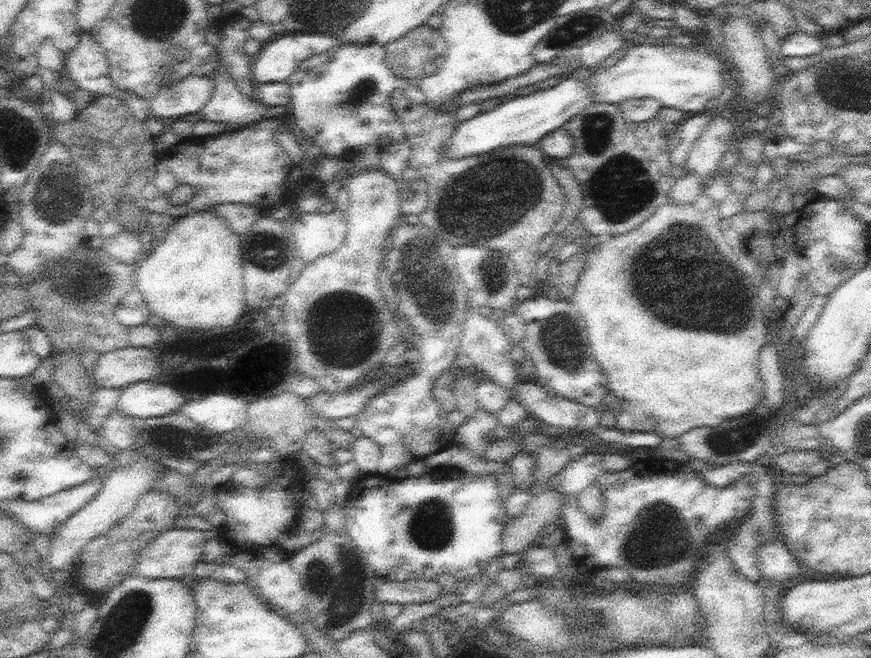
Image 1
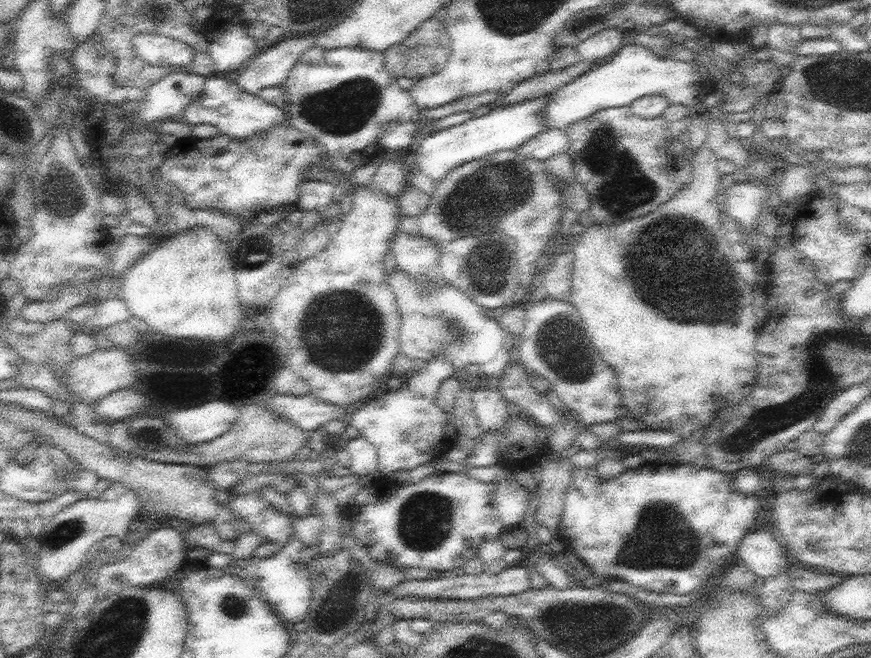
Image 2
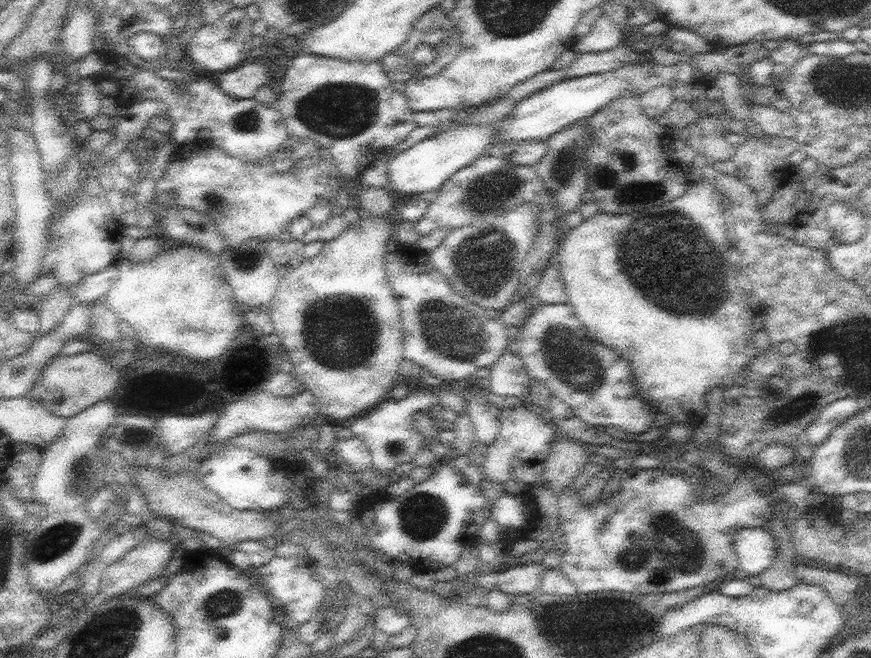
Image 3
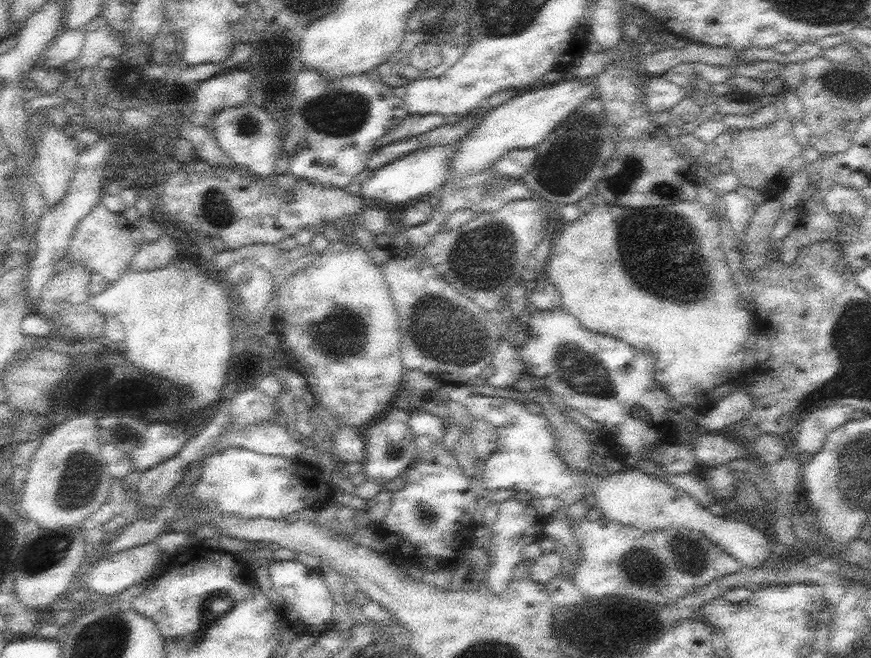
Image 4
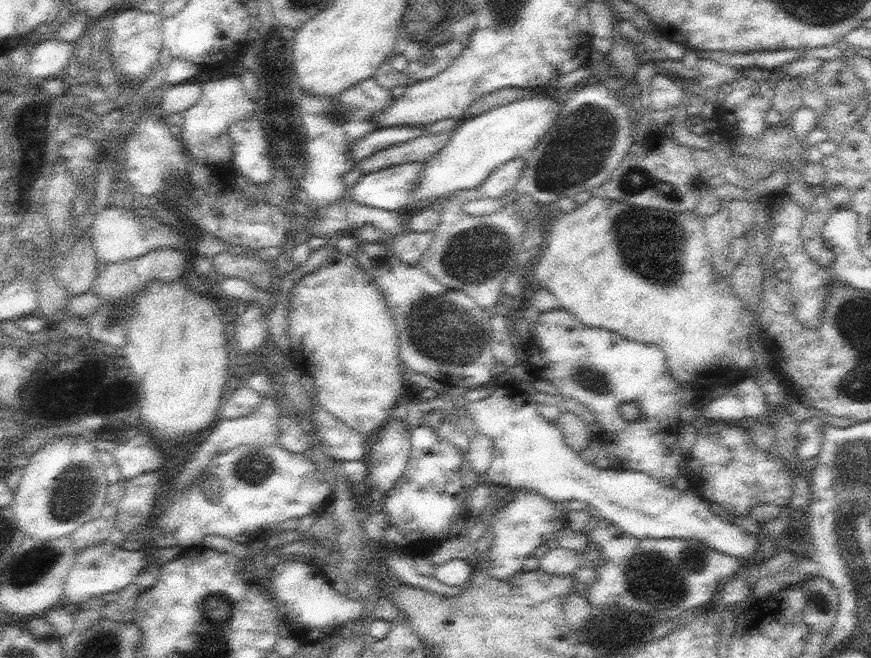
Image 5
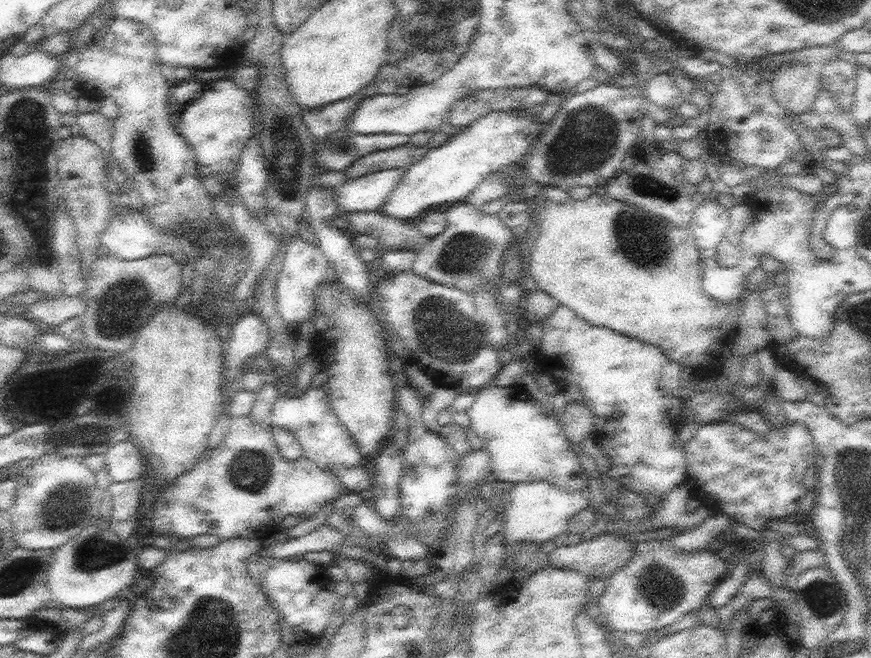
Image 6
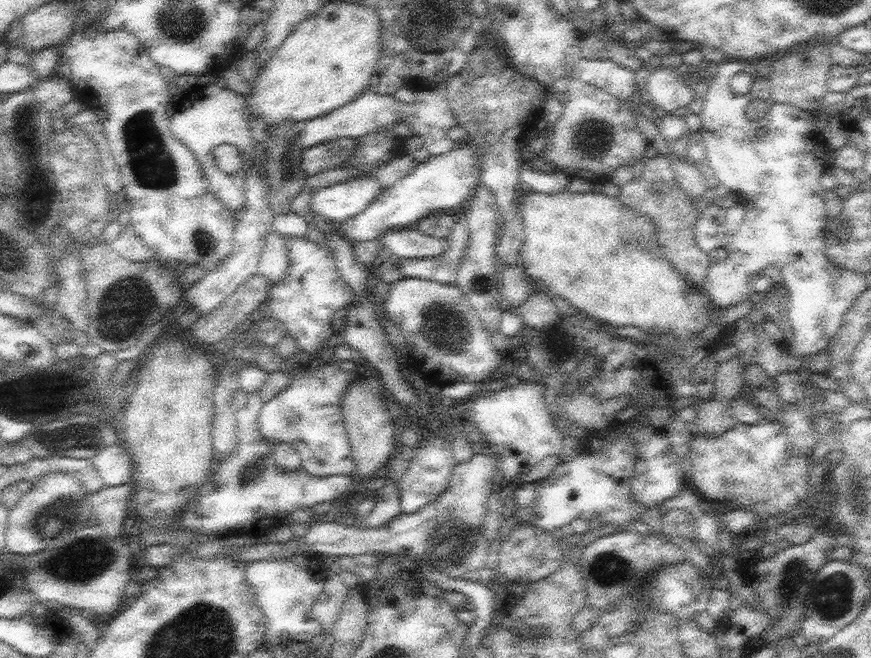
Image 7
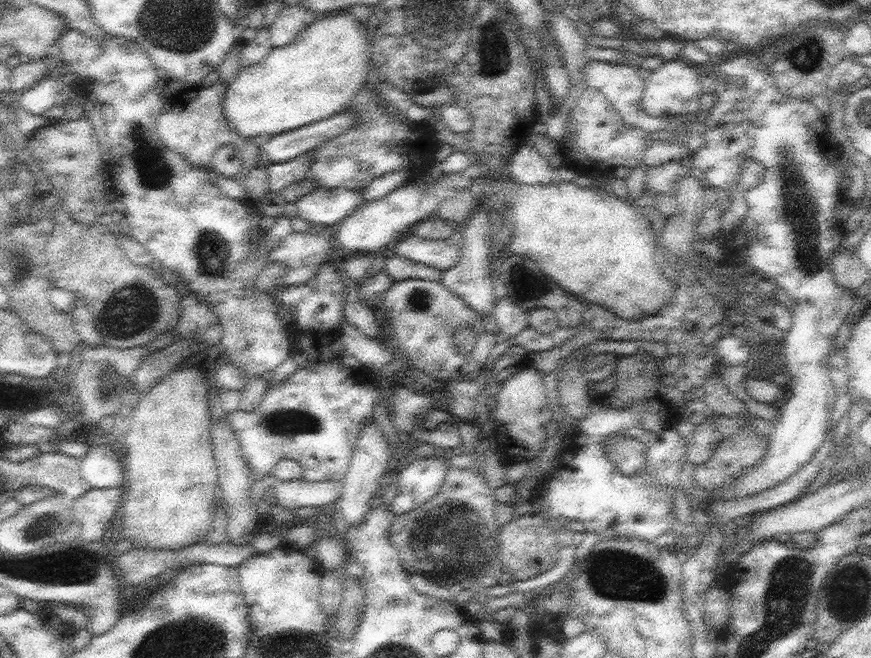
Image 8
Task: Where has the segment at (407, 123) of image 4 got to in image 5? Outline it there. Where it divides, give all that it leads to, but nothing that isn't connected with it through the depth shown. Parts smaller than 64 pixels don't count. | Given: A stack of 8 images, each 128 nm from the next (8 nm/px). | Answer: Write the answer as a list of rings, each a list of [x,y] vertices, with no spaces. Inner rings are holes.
[[[390,126],[390,128],[374,129],[360,141],[354,141],[350,145],[350,158],[354,162],[354,167],[360,164],[362,160],[372,156],[374,152],[384,150],[389,146],[402,144],[408,140],[414,140],[418,136],[426,133],[427,126]]]

